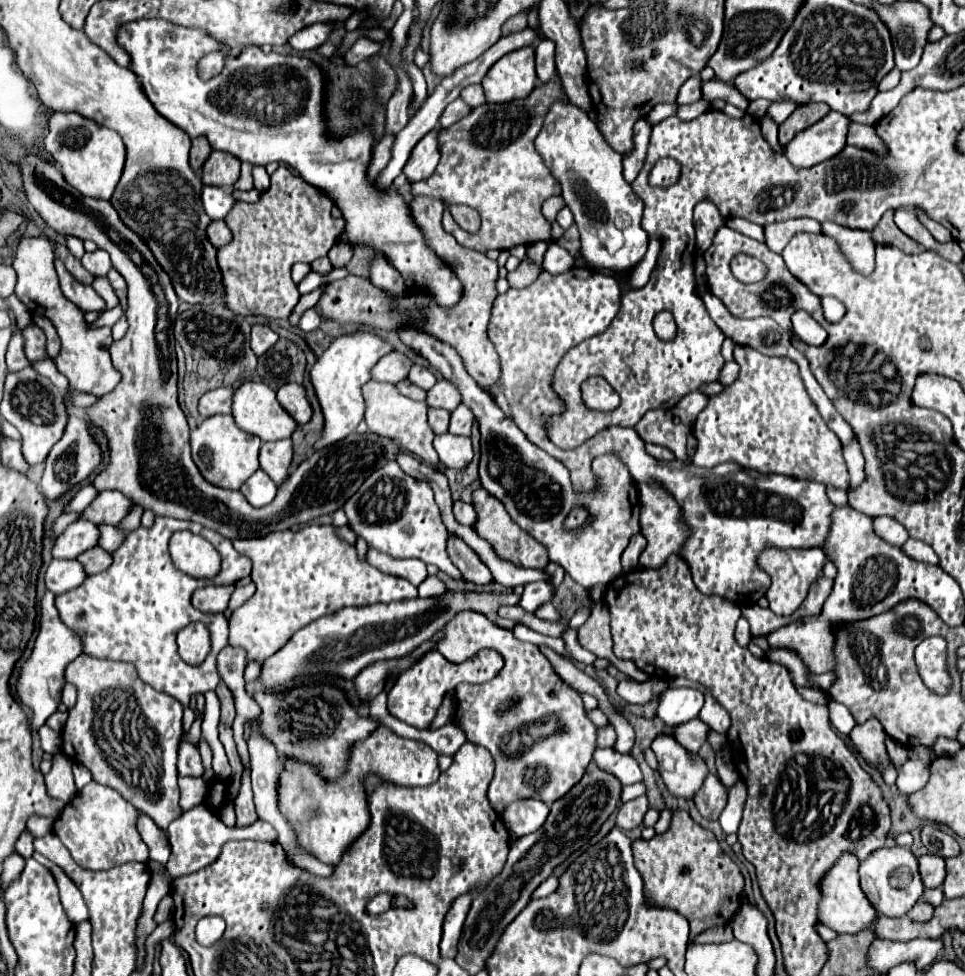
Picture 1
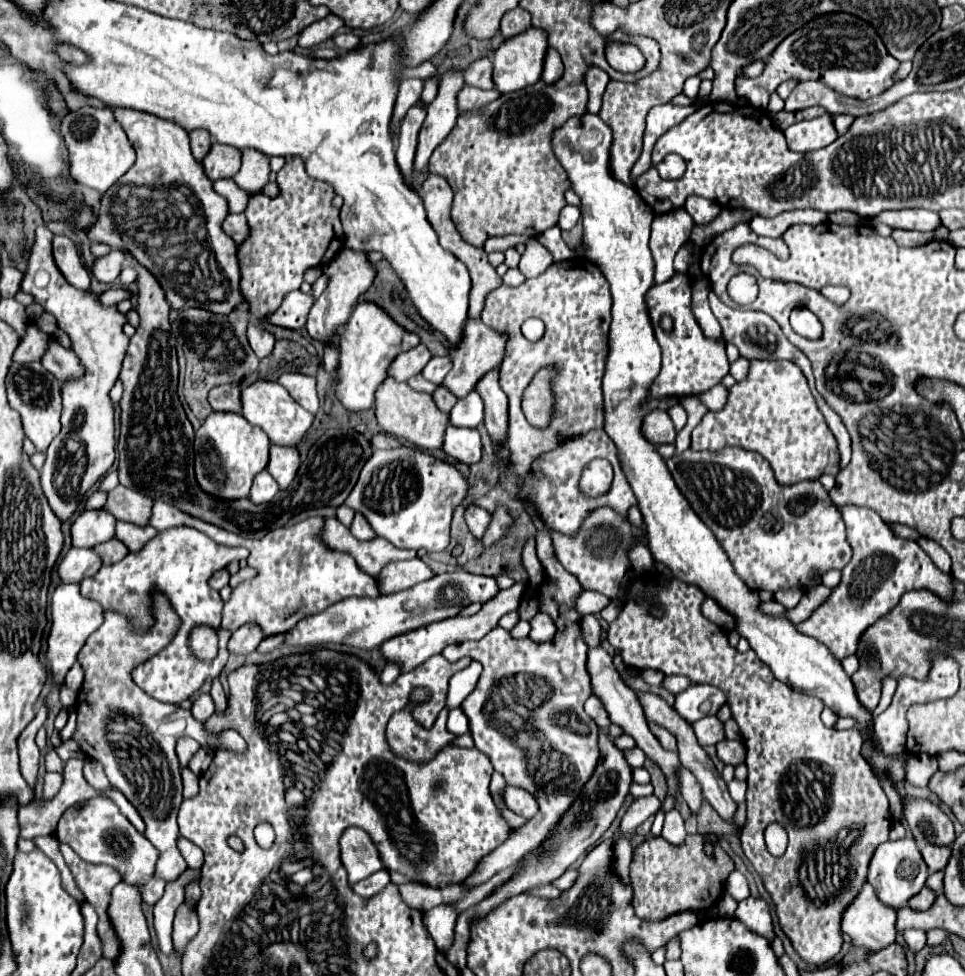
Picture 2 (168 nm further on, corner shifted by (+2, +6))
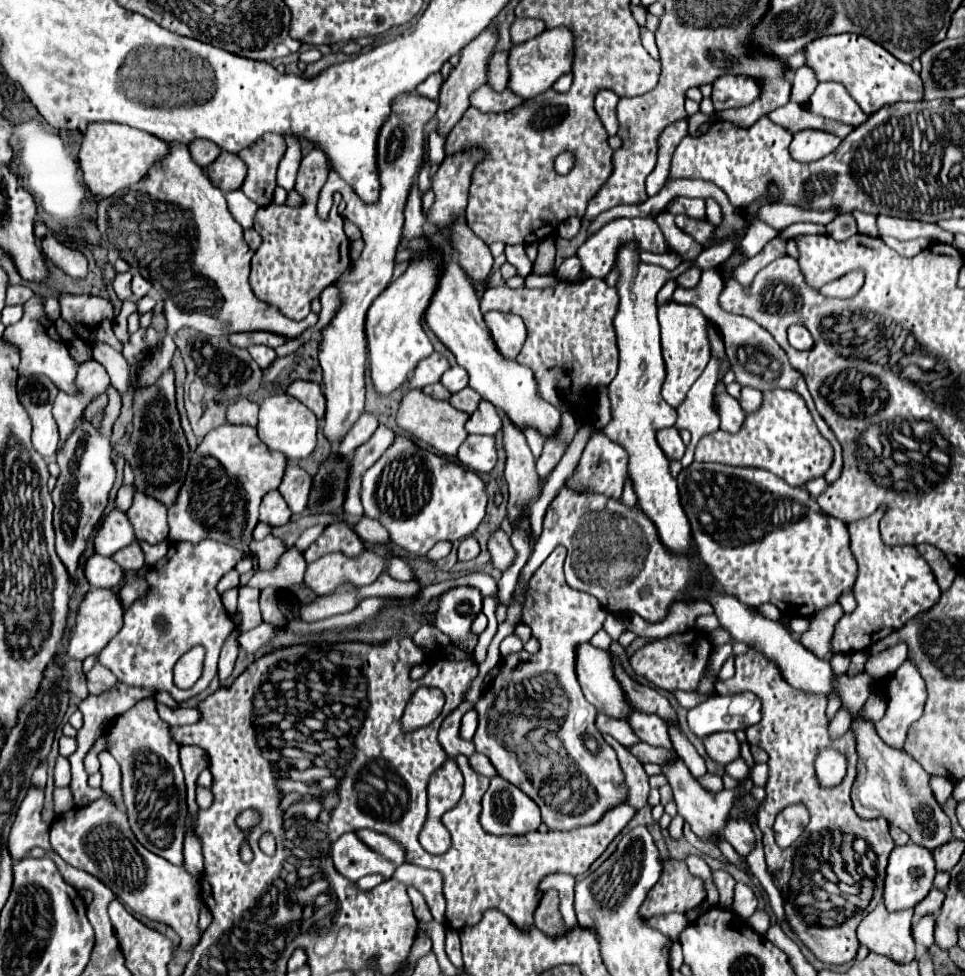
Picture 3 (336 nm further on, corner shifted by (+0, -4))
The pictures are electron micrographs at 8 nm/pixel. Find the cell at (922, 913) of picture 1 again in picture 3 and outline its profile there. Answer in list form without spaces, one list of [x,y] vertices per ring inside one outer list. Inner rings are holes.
[[[932,887],[932,891],[926,895],[926,899],[922,899],[916,907],[914,907],[914,919],[920,919],[924,915],[938,915],[940,907],[944,901],[944,893],[938,891],[936,887]]]

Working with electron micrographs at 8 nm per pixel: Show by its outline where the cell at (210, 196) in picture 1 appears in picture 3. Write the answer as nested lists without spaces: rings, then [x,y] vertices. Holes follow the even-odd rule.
[[[236,189],[236,191],[232,191],[232,193],[226,193],[226,201],[228,201],[228,207],[230,207],[234,219],[236,219],[244,229],[252,227],[252,223],[254,223],[252,219],[254,219],[254,213],[256,213],[258,205],[252,203],[240,189]]]

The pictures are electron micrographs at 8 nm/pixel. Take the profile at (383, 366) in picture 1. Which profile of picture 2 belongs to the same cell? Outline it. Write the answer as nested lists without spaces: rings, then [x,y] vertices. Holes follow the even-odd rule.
[[[418,345],[406,353],[402,353],[400,357],[396,357],[390,365],[390,375],[396,379],[396,381],[408,381],[410,377],[418,375],[426,363],[432,359],[432,353],[424,347],[424,345]]]

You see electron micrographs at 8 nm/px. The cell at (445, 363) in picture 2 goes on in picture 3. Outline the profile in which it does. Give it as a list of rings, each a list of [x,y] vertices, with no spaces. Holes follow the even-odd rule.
[[[450,367],[450,369],[442,375],[440,383],[442,383],[450,393],[456,393],[456,391],[460,391],[460,389],[464,389],[464,387],[468,385],[468,375],[466,375],[466,371],[464,371],[462,367]]]

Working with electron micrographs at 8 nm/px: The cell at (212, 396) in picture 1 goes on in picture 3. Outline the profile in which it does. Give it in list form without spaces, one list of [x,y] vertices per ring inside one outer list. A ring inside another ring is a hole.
[[[238,399],[236,403],[232,403],[226,411],[226,419],[228,423],[242,423],[242,425],[252,425],[256,427],[256,419],[258,419],[258,405],[248,401],[248,399]]]

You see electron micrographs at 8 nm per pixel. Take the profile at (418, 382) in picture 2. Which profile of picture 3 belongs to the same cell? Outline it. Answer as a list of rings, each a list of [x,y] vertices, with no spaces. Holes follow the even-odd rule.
[[[434,383],[434,385],[426,385],[424,389],[422,389],[426,395],[430,395],[430,397],[434,397],[434,399],[440,399],[440,401],[446,401],[452,393],[450,391],[446,391],[440,383]]]

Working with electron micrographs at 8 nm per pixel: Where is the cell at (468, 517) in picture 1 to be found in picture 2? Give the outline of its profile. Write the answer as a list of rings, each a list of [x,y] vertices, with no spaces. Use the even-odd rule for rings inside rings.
[[[470,505],[468,509],[466,509],[466,523],[468,523],[468,529],[470,529],[470,533],[480,541],[482,539],[482,533],[486,531],[486,525],[490,525],[490,513],[486,511],[486,509],[482,509],[482,507],[476,507],[476,505]]]

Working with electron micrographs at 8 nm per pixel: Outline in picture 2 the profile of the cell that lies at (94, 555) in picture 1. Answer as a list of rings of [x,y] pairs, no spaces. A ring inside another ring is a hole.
[[[112,539],[112,541],[106,541],[106,543],[100,543],[94,547],[96,553],[102,557],[102,561],[106,565],[110,563],[116,563],[116,561],[122,561],[122,557],[126,557],[130,551],[126,549],[126,545],[122,545],[122,541],[118,539]]]

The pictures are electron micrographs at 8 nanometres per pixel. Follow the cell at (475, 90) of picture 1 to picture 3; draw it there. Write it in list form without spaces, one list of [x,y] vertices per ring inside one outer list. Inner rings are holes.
[[[508,51],[494,53],[488,61],[488,81],[486,81],[486,85],[490,85],[494,91],[504,91],[506,89],[506,83],[508,83],[506,57],[508,57]]]

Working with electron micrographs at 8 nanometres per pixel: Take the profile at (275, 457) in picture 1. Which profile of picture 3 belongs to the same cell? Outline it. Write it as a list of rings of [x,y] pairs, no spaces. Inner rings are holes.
[[[294,463],[286,465],[286,471],[284,471],[284,477],[282,477],[278,491],[286,499],[292,513],[304,511],[306,501],[308,501],[310,483],[312,483],[312,477],[300,465],[294,465]]]

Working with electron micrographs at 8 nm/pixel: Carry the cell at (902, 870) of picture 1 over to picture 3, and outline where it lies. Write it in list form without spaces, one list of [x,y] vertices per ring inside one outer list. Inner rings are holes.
[[[906,843],[902,847],[894,847],[888,859],[888,867],[886,867],[886,881],[884,881],[884,905],[888,911],[902,911],[902,909],[912,909],[916,903],[920,903],[930,887],[932,887],[932,879],[936,875],[934,869],[934,859],[932,853],[920,845],[914,843]]]

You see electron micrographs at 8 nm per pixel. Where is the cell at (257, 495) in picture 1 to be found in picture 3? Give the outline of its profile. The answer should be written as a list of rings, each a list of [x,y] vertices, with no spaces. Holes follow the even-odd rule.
[[[268,491],[260,503],[260,521],[272,525],[272,527],[280,527],[286,525],[290,521],[290,511],[288,505],[284,503],[284,497],[280,495],[280,491]]]

